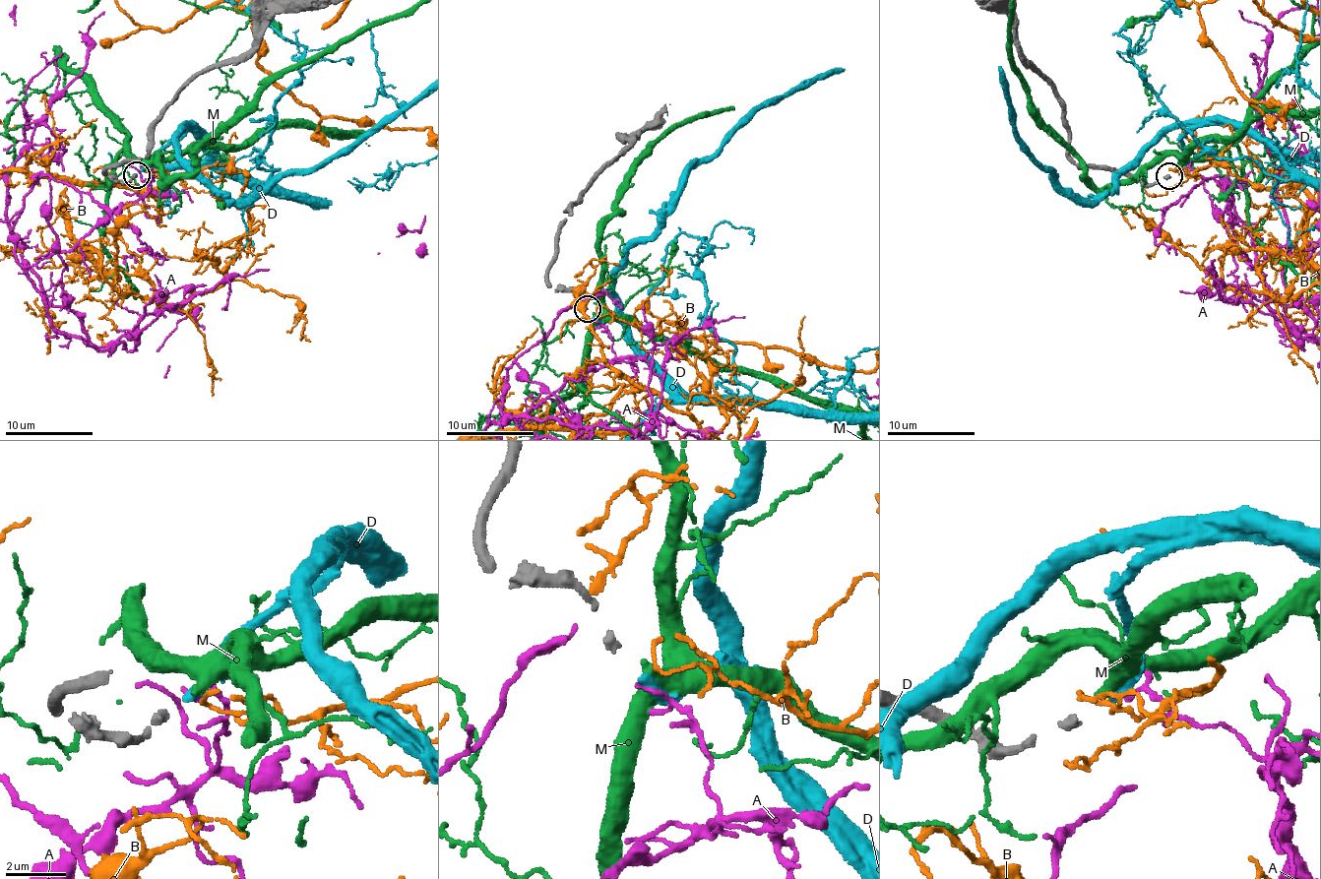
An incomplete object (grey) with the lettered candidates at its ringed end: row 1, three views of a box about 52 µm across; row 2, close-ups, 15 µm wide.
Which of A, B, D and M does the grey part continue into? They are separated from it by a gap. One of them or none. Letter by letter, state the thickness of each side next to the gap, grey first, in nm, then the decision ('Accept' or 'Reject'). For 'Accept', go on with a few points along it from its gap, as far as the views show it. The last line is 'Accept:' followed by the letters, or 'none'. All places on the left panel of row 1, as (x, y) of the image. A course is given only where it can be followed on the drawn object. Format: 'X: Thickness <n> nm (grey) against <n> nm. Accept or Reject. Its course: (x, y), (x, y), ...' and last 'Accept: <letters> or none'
A: Thickness 240 nm (grey) against 130 nm. Reject
B: Thickness 240 nm (grey) against 170 nm. Reject
D: Thickness 240 nm (grey) against 320 nm. Accept
M: Thickness 240 nm (grey) against 340 nm. Reject
Accept: D

